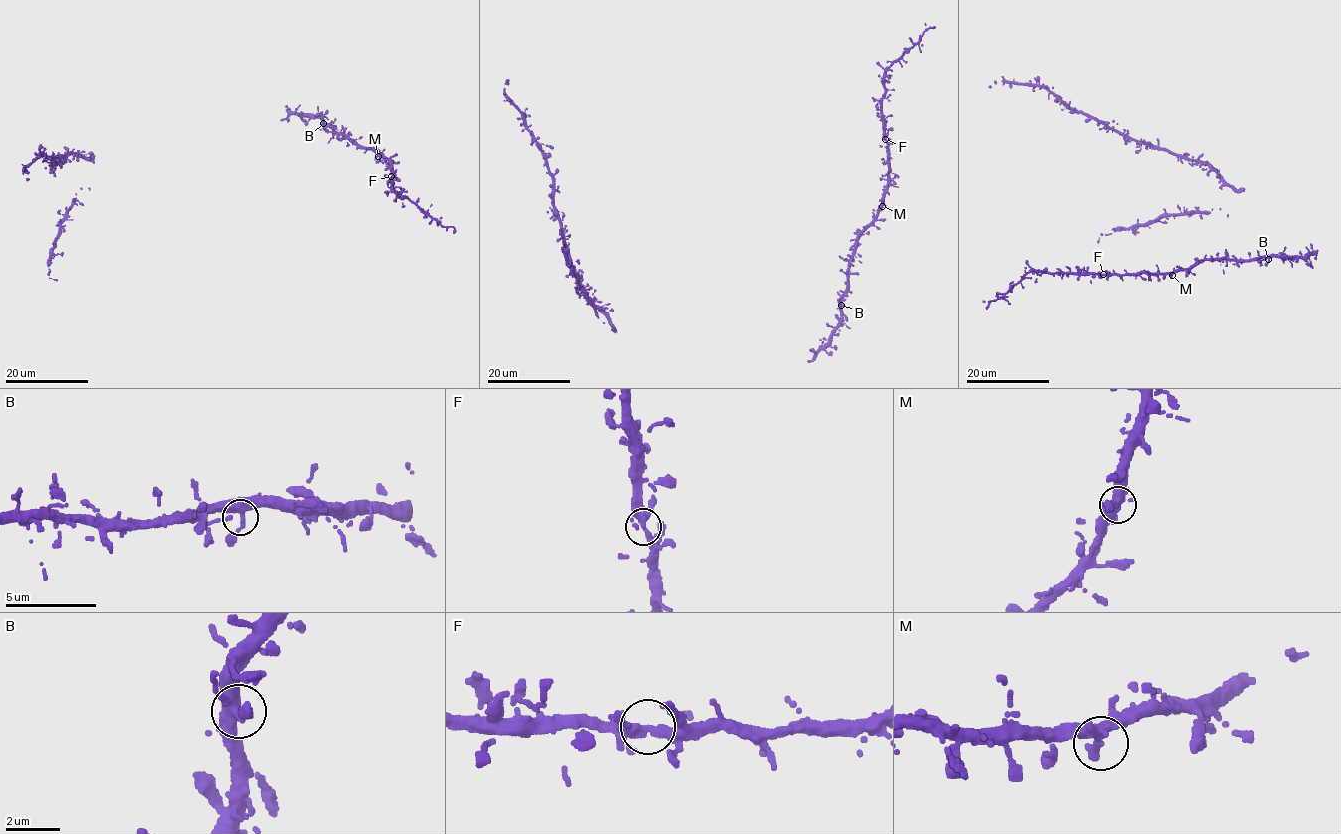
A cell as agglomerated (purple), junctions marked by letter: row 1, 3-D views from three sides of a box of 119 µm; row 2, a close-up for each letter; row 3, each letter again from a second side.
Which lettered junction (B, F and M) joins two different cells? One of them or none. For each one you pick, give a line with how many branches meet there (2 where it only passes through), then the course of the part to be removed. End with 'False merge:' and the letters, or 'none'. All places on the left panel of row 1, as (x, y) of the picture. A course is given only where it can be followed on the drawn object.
False merge: none

